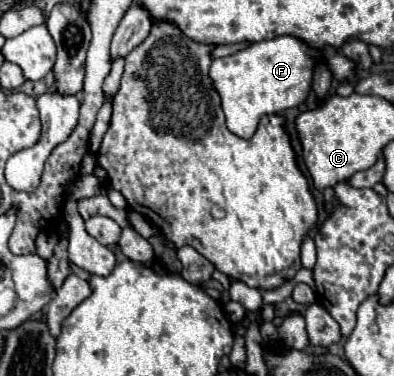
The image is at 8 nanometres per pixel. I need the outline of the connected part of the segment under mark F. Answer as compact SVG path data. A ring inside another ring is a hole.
M279 36L273 40L253 42L249 48L237 54L213 60L209 76L221 96L227 128L235 136L247 140L251 138L251 134L255 134L261 116L277 114L287 108L299 106L309 94L311 78L319 62L323 62L331 70L333 78L339 82L353 80L357 76L355 62L343 56L337 48L311 48L295 36Z

